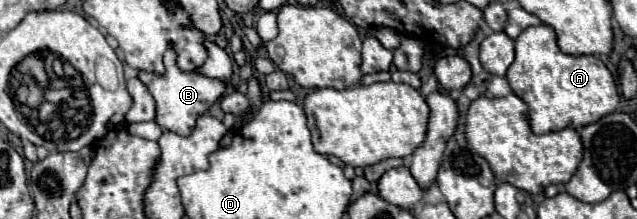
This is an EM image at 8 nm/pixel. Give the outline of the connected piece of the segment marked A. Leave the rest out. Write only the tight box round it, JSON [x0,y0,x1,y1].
[505,23,619,133]

